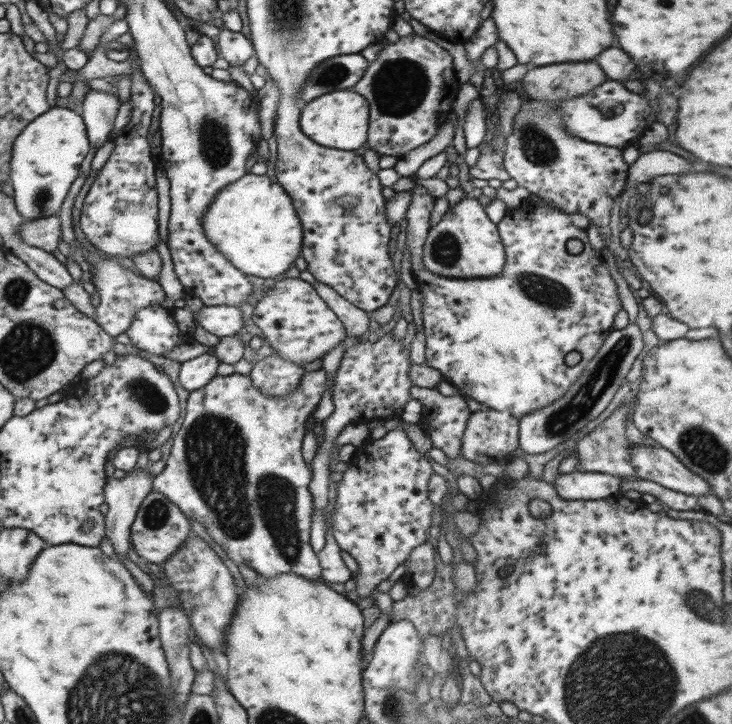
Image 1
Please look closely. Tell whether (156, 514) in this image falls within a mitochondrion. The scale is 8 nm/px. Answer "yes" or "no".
yes

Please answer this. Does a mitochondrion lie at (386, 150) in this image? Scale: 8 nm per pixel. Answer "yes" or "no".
no

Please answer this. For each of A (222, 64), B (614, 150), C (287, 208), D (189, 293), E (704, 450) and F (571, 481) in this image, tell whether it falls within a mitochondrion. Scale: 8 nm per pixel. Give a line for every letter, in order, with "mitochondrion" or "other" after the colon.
A: other
B: other
C: other
D: other
E: mitochondrion
F: other

